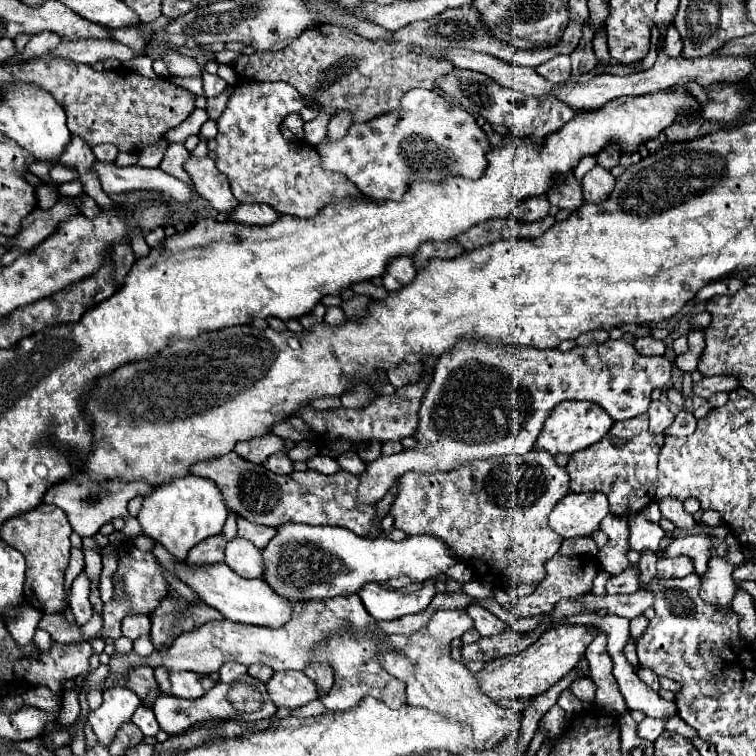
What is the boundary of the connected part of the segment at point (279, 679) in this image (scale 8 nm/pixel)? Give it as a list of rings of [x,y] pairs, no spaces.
[[[295,670],[275,672],[273,678],[267,682],[267,692],[277,708],[289,710],[301,708],[317,698],[317,686],[303,672]]]

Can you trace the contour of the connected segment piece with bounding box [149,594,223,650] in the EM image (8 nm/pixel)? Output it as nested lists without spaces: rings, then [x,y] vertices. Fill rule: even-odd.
[[[167,594],[161,602],[159,608],[155,608],[151,614],[151,642],[155,642],[155,650],[161,646],[171,646],[171,642],[183,634],[197,630],[199,626],[211,622],[211,620],[221,620],[223,616],[219,610],[203,604],[203,602],[187,602],[185,598],[173,598]],[[185,618],[193,618],[195,626],[181,626]]]

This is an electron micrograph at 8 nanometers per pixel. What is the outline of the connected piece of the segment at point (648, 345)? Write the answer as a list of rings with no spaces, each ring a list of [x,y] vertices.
[[[637,338],[633,346],[643,356],[661,356],[665,352],[665,344],[655,338]]]

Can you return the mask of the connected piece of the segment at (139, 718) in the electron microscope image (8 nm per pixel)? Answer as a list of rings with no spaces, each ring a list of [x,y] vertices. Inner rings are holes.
[[[143,704],[135,710],[131,722],[133,722],[135,726],[139,726],[139,730],[141,730],[145,736],[155,736],[155,734],[159,732],[159,724],[157,724],[157,720],[155,720],[153,710],[147,708],[147,706],[143,706]]]

